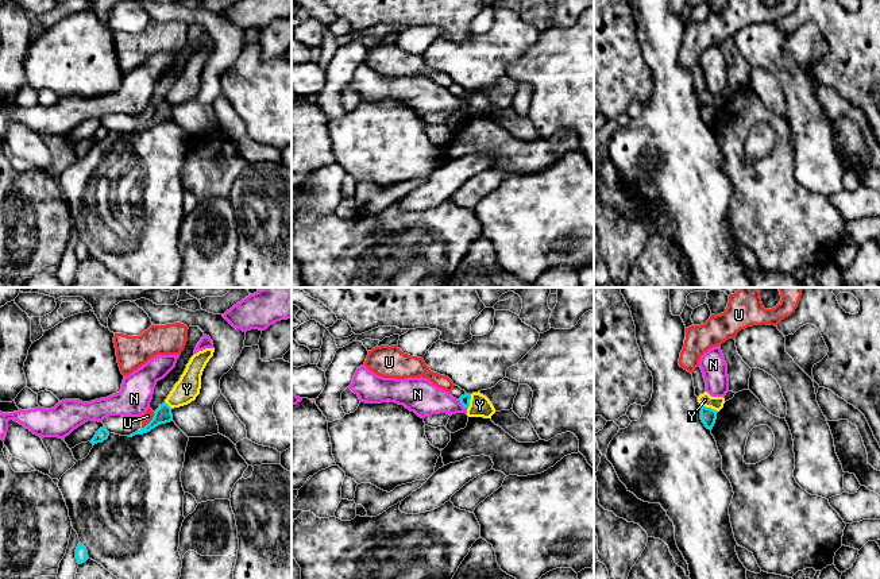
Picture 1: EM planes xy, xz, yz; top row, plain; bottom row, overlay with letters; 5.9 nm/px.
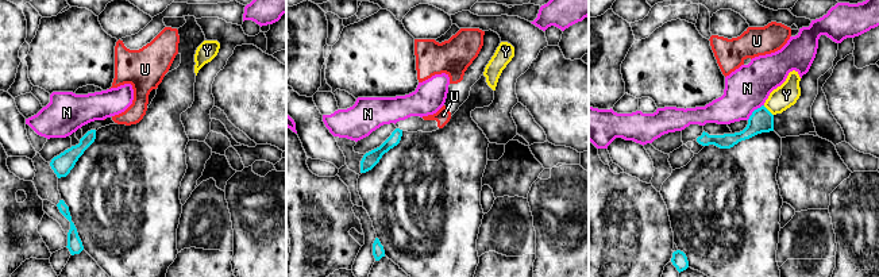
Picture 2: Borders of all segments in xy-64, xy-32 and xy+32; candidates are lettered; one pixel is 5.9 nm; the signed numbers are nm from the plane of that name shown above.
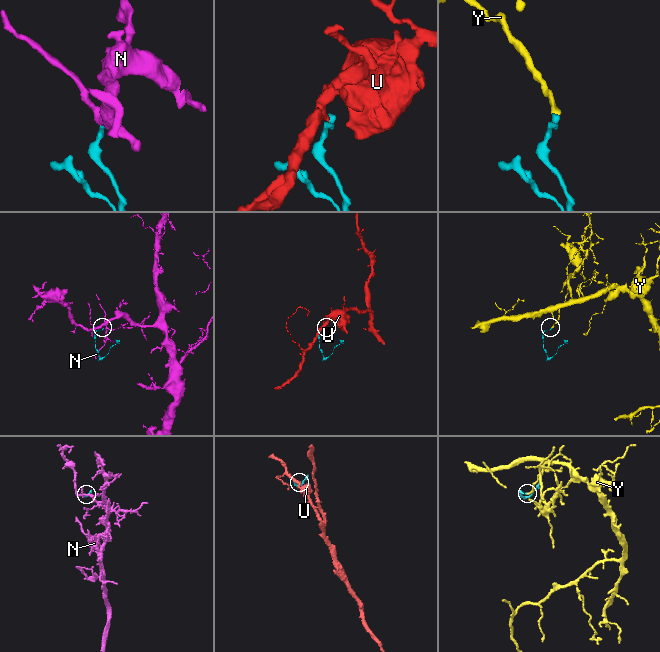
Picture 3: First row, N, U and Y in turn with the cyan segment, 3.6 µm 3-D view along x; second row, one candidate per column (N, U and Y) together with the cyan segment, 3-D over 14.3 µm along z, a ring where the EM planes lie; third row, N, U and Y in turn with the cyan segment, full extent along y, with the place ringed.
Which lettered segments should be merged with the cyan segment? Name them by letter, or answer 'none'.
none

